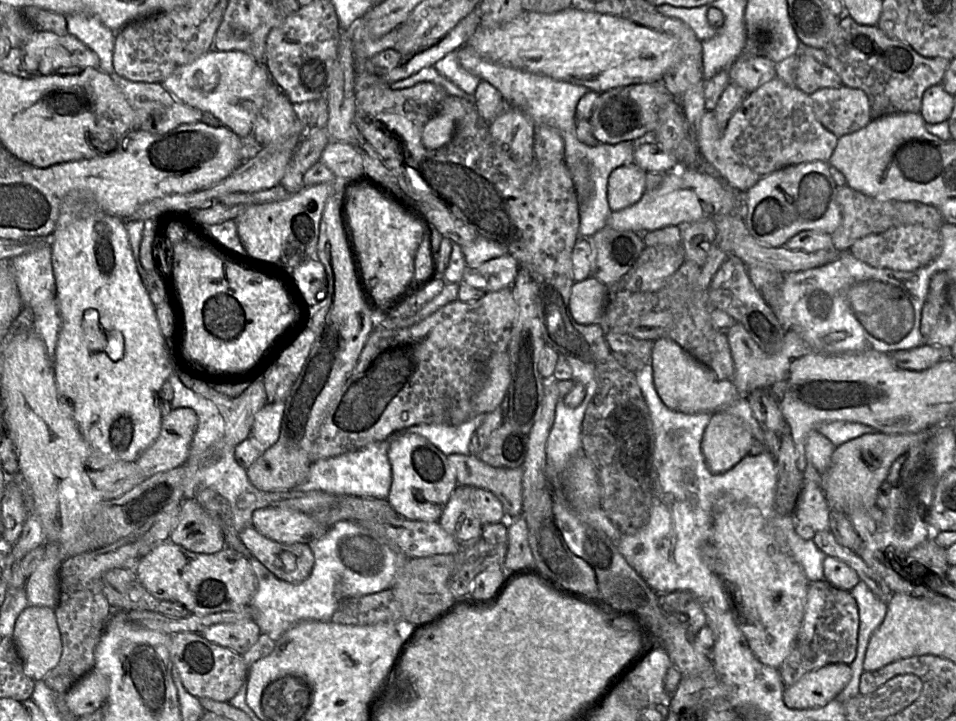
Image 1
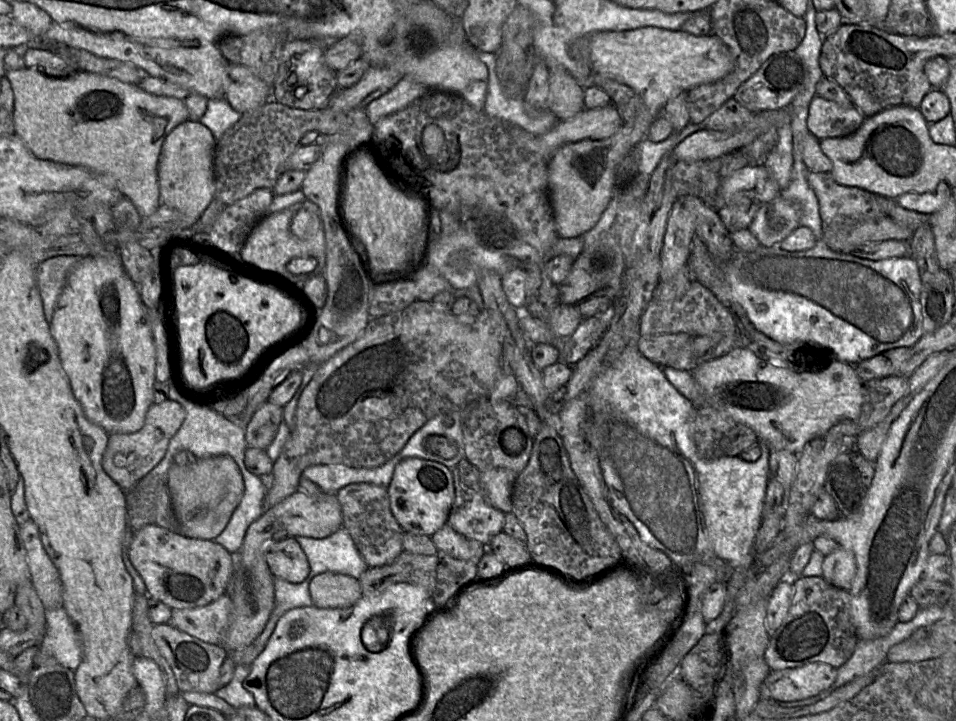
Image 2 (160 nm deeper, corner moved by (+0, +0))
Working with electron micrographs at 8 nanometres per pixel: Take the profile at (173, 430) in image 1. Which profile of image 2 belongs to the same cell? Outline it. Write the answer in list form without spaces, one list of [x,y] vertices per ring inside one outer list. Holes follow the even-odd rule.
[[[166,400],[153,403],[149,407],[144,425],[139,431],[109,434],[102,458],[102,466],[106,473],[123,491],[131,489],[164,458],[171,438],[181,427],[185,417],[185,409],[180,403]]]

